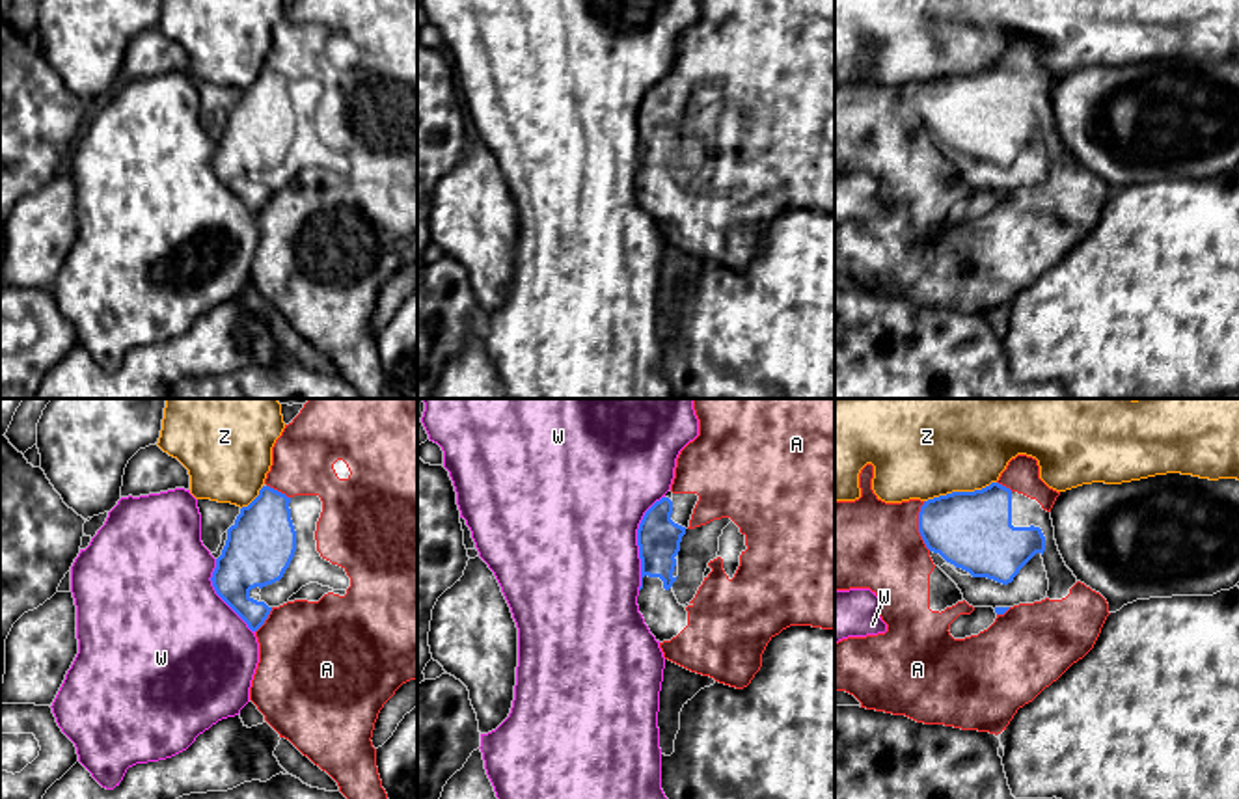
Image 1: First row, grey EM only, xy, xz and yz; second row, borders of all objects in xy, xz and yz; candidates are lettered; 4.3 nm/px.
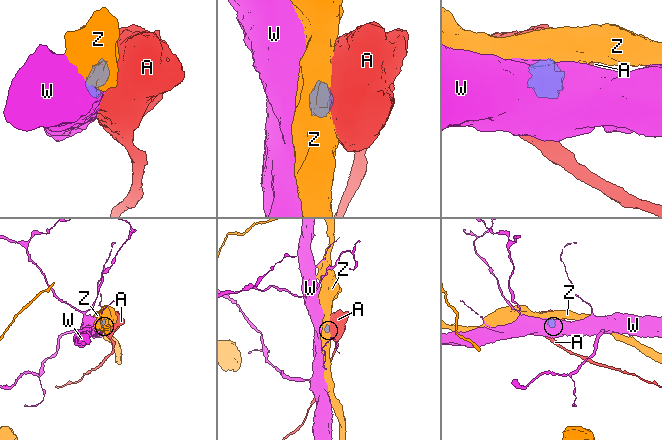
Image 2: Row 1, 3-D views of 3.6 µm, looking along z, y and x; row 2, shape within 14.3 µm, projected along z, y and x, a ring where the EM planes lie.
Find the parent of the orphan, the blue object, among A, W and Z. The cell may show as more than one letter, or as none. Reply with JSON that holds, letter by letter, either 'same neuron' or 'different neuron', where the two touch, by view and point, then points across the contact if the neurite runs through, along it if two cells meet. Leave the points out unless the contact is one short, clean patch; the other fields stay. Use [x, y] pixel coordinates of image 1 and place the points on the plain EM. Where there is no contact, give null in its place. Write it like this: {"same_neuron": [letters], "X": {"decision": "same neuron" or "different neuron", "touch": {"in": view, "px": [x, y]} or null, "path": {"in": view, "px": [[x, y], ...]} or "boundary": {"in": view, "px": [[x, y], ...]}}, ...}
{"same_neuron": ["A"], "A": {"decision": "same neuron", "touch": {"in": "yz", "px": [919, 108]}}, "W": {"decision": "different neuron", "touch": {"in": "xz", "px": [638, 125]}}, "Z": {"decision": "different neuron", "touch": {"in": "yz", "px": [960, 75]}, "boundary": {"in": "yz", "px": [[995, 64], [980, 71], [953, 73], [925, 84]]}}}

